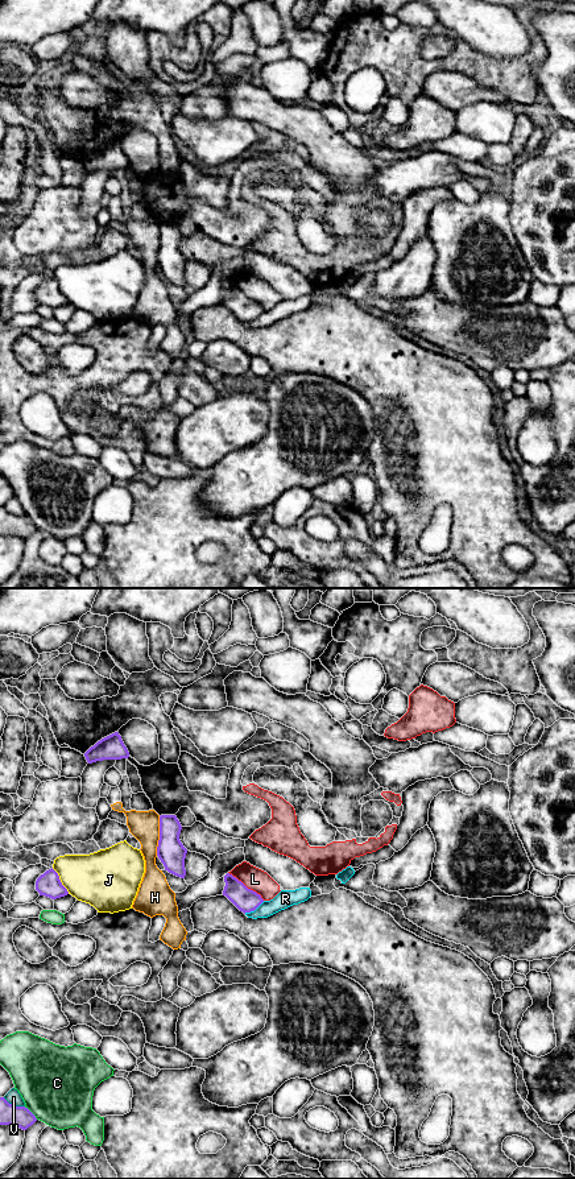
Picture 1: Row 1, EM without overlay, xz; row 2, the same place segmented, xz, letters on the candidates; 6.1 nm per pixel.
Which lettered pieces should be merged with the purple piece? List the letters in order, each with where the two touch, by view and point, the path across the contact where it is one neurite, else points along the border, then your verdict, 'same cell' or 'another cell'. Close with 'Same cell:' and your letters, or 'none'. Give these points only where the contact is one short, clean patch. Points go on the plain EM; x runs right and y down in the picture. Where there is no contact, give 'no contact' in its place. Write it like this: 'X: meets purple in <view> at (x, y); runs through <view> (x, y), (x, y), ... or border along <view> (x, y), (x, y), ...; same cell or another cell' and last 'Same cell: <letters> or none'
C: meets purple in xz at (30, 521); another cell
H: meets purple in xz at (160, 245); another cell
J: meets purple in xz at (60, 290); another cell
L: meets purple in xz at (245, 296); another cell
R: meets purple in xz at (253, 319); border along xz (264, 310), (253, 319), (244, 322); another cell
V: meets purple in xz at (13, 514); another cell
Same cell: none

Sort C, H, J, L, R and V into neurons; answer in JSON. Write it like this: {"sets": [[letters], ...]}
{"sets": [["C"], ["H"], ["J"], ["L"], ["R"], ["V"]]}

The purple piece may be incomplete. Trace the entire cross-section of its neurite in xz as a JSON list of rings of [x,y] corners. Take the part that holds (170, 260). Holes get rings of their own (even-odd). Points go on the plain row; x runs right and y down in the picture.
[[[175,224],[160,226],[160,249],[157,265],[169,282],[185,287],[185,268],[187,258],[179,249],[182,235]]]

